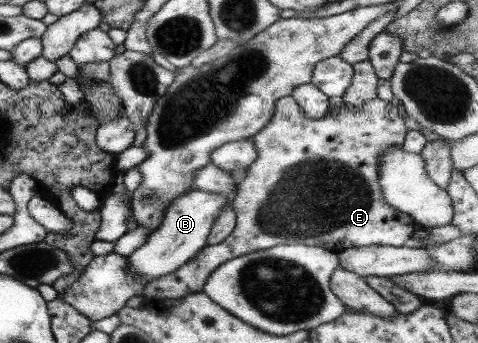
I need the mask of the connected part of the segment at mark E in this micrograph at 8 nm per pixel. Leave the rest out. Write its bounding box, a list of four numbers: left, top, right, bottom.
[143,94,418,300]

